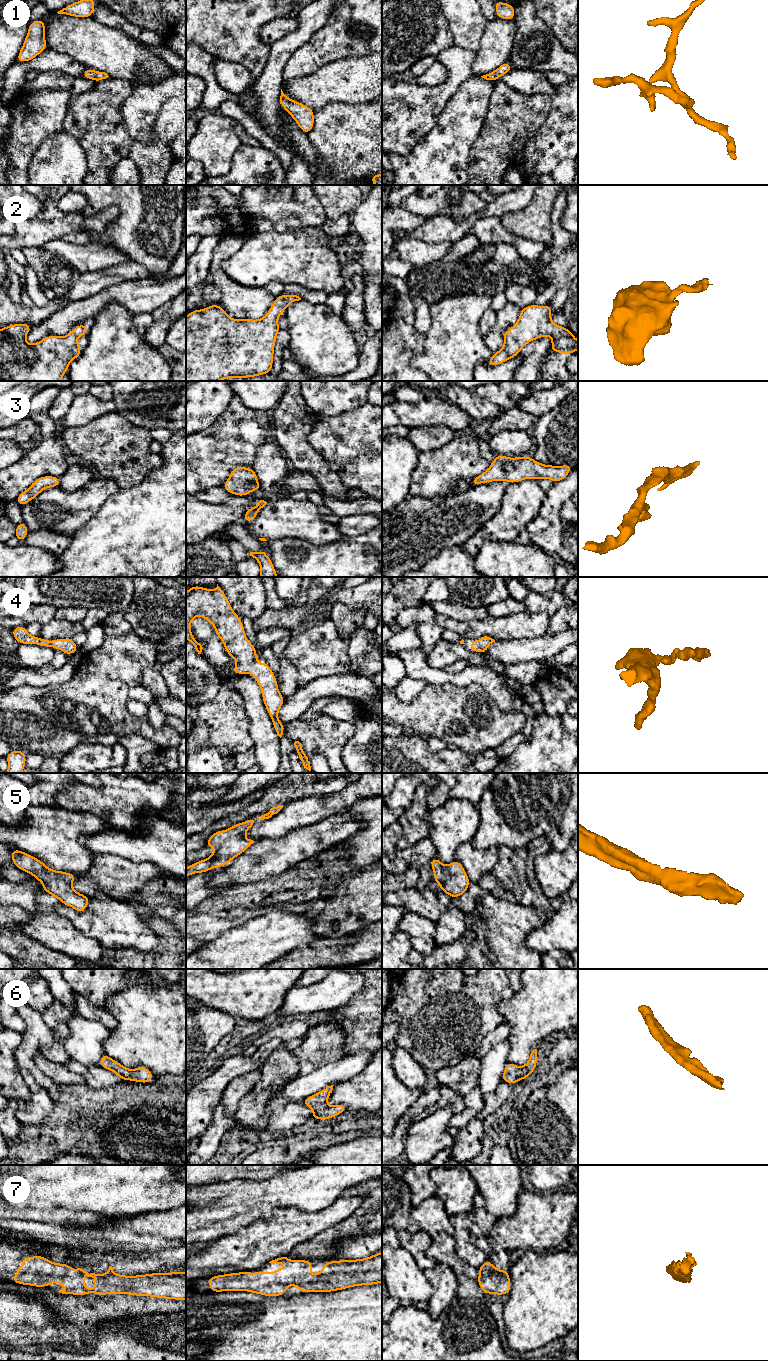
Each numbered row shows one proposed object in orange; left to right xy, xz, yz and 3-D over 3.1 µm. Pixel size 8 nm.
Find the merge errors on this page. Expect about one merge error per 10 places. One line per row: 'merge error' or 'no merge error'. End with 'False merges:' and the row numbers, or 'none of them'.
1: no merge error
2: no merge error
3: no merge error
4: no merge error
5: no merge error
6: no merge error
7: no merge error
False merges: none of them

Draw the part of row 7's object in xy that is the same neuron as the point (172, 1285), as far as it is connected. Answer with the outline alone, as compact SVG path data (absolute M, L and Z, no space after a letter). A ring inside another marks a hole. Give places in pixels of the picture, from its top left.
M40 1255L34 1257L24 1257L21 1266L14 1273L12 1283L29 1285L34 1287L48 1287L57 1280L66 1290L59 1290L62 1294L72 1294L83 1296L87 1294L109 1295L109 1294L130 1294L133 1296L149 1296L163 1299L186 1300L186 1272L169 1272L169 1273L150 1273L144 1275L119 1275L109 1266L106 1273L100 1275L88 1273L81 1268L74 1270L72 1266L62 1263L54 1263L48 1258ZM84 1277L92 1277L95 1279L96 1286L94 1288L86 1288L84 1286Z

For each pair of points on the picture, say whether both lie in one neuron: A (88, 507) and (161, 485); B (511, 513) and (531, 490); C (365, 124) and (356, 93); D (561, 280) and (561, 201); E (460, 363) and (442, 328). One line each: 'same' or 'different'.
A: different
B: same
C: different
D: same
E: same

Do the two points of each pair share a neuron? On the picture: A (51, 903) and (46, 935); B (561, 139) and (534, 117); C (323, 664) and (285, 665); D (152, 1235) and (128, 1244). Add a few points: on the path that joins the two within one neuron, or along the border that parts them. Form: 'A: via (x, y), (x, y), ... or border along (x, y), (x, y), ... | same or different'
A: via (47, 911), (47, 927) | same
B: border along (551, 102), (551, 107), (544, 123), (527, 142) | different
C: border along (282, 653), (296, 669), (297, 684), (300, 687) | different
D: via (146, 1235), (137, 1235), (134, 1238) | same

